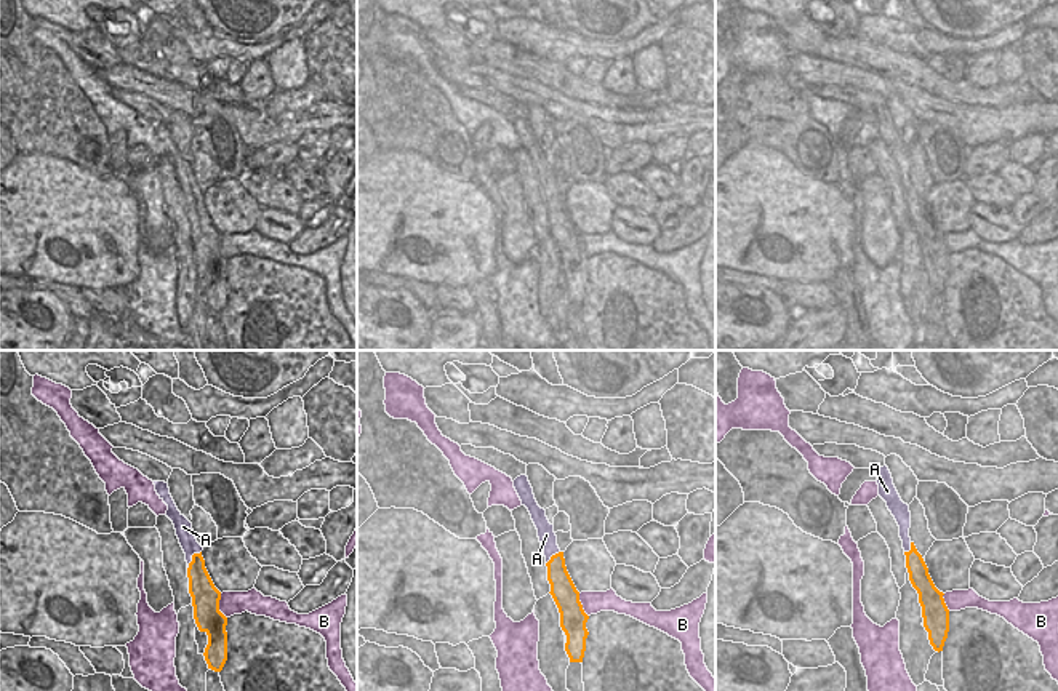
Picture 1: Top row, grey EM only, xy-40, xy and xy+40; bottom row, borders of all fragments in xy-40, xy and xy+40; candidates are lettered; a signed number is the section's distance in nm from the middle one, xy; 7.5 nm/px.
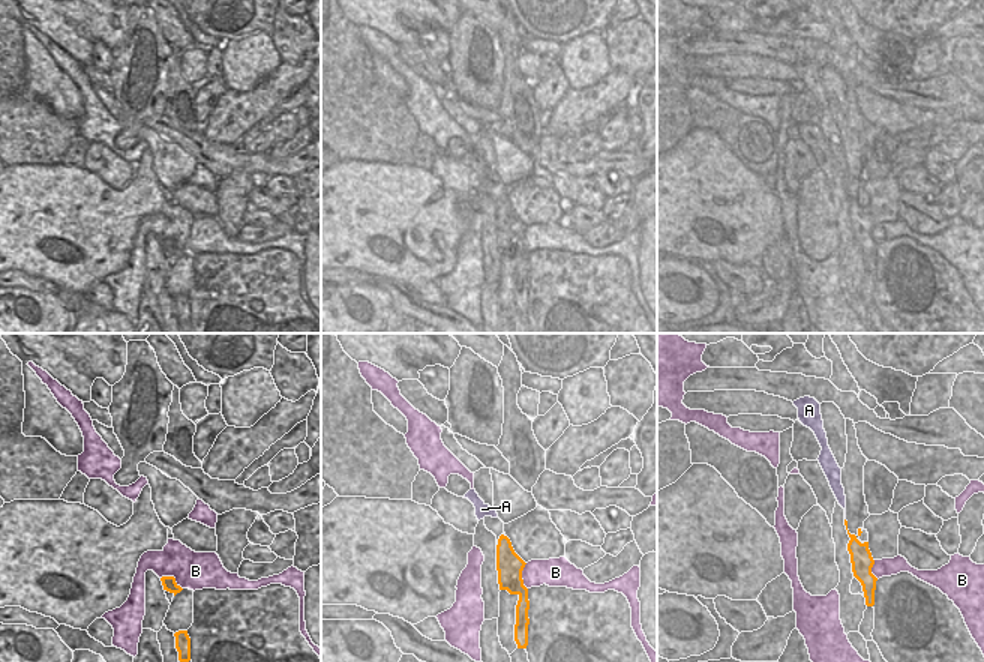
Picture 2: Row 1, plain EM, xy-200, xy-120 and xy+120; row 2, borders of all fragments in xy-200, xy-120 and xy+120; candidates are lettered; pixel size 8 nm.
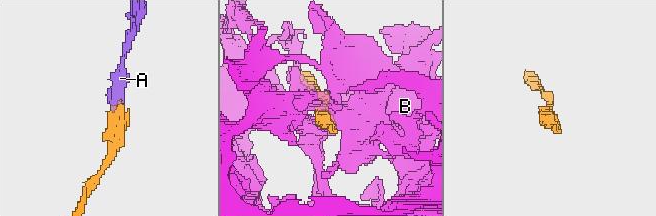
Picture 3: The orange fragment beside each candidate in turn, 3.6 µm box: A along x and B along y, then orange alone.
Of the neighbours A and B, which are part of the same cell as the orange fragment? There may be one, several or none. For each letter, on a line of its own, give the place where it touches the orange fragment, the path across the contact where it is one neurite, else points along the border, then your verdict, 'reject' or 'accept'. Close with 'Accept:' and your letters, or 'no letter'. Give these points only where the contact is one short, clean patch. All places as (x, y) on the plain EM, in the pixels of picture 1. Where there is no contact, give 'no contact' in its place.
A: xy-40 (192, 200) | along xy-40 (200, 192), (192, 197), (188, 210) | reject
B: xy-40 (218, 248) | reject
Accept: no letter

